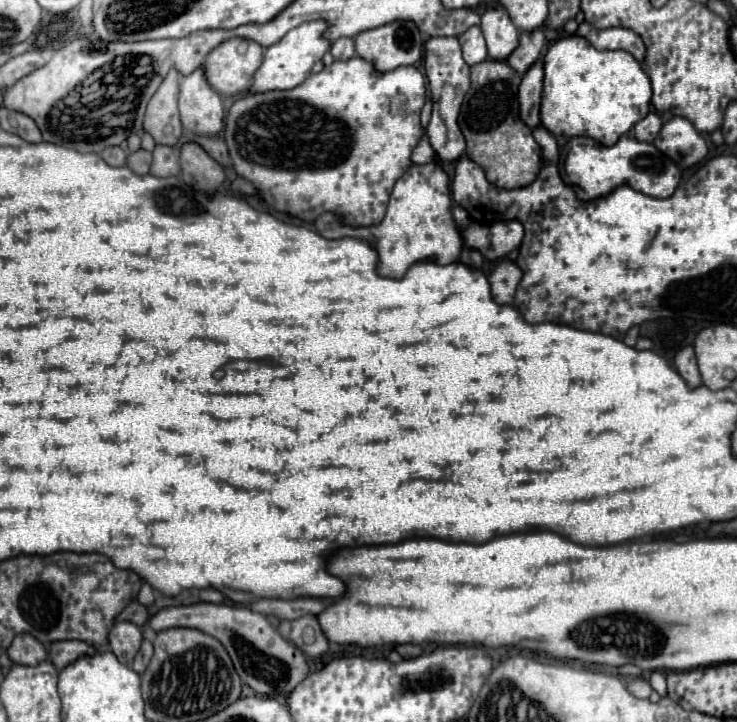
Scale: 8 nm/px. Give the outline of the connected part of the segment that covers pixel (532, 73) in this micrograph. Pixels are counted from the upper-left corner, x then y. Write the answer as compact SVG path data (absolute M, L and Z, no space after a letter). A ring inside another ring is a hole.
M539 59L525 71L523 81L519 85L519 111L523 123L529 127L537 127L541 123L539 119L541 91L543 91L543 63Z

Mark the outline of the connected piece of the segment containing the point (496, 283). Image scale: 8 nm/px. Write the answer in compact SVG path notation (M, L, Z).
M503 259L495 271L489 275L491 281L491 293L495 297L495 301L499 301L501 305L511 303L513 295L517 291L517 285L523 277L523 271L509 259Z

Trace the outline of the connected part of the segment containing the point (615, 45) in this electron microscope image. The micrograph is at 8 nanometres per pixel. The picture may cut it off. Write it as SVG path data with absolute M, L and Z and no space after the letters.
M587 21L579 25L577 35L585 37L595 49L623 49L631 53L635 59L643 59L645 45L641 37L625 27L609 27L609 29L597 29L589 25Z

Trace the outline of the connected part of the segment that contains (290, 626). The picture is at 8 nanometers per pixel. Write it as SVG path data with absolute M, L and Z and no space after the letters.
M303 615L293 621L281 621L279 633L291 643L295 643L309 657L323 655L329 649L329 641L323 635L315 615Z

